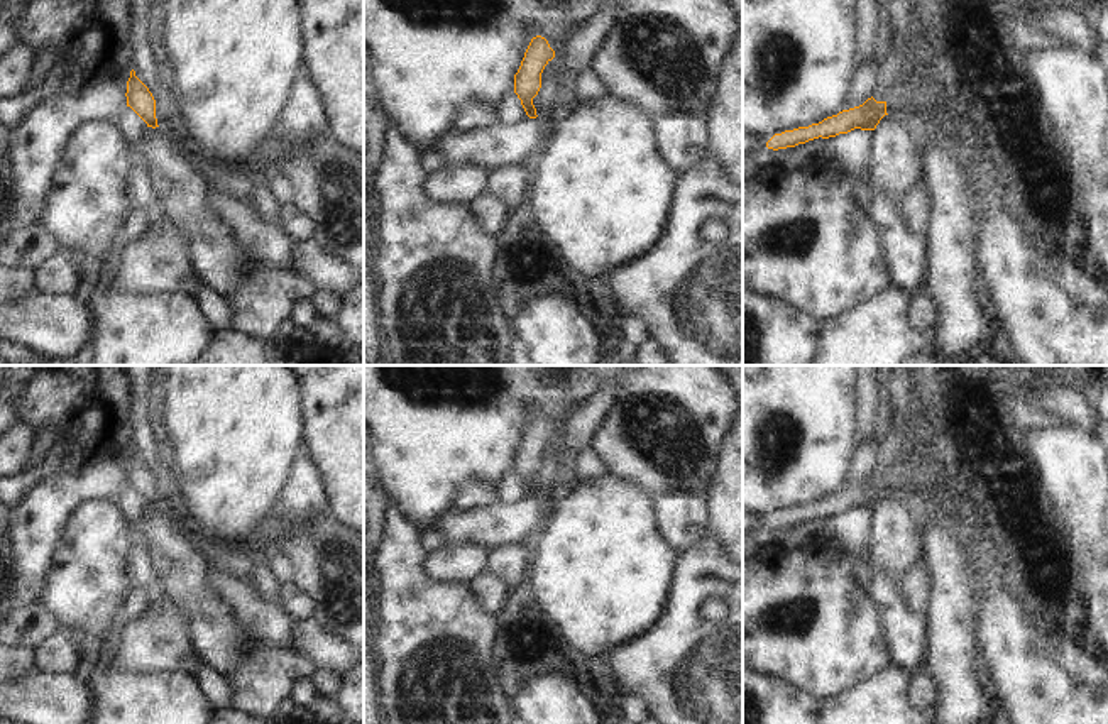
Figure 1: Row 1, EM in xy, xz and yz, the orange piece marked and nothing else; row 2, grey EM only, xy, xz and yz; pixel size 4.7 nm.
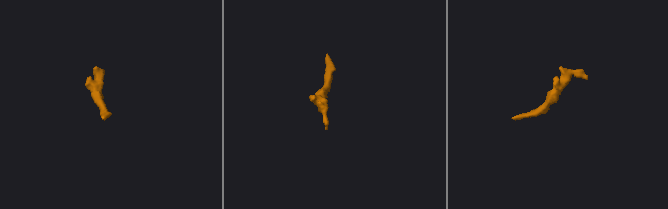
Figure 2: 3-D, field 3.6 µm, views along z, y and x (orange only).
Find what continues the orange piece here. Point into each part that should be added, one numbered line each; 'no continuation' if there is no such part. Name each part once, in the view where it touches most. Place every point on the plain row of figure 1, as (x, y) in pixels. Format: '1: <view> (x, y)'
no continuation

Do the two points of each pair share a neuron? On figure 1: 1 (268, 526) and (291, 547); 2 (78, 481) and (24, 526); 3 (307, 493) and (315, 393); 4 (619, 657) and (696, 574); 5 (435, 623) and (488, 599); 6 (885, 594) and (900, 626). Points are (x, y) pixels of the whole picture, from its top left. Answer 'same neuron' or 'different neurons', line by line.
1: same neuron
2: same neuron
3: different neurons
4: same neuron
5: different neurons
6: same neuron

